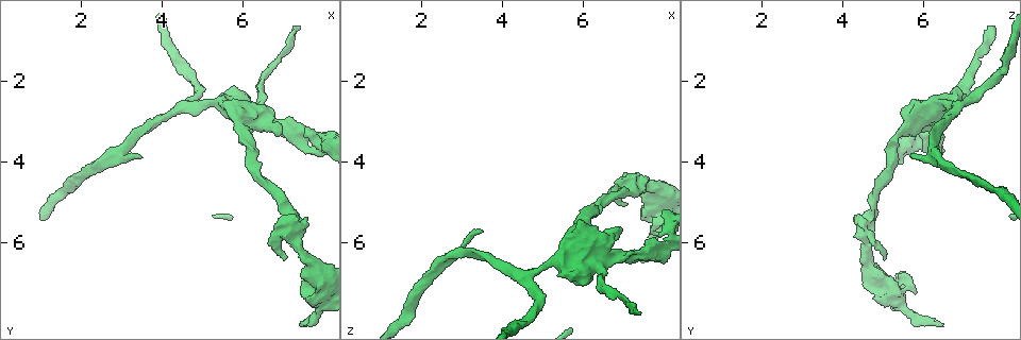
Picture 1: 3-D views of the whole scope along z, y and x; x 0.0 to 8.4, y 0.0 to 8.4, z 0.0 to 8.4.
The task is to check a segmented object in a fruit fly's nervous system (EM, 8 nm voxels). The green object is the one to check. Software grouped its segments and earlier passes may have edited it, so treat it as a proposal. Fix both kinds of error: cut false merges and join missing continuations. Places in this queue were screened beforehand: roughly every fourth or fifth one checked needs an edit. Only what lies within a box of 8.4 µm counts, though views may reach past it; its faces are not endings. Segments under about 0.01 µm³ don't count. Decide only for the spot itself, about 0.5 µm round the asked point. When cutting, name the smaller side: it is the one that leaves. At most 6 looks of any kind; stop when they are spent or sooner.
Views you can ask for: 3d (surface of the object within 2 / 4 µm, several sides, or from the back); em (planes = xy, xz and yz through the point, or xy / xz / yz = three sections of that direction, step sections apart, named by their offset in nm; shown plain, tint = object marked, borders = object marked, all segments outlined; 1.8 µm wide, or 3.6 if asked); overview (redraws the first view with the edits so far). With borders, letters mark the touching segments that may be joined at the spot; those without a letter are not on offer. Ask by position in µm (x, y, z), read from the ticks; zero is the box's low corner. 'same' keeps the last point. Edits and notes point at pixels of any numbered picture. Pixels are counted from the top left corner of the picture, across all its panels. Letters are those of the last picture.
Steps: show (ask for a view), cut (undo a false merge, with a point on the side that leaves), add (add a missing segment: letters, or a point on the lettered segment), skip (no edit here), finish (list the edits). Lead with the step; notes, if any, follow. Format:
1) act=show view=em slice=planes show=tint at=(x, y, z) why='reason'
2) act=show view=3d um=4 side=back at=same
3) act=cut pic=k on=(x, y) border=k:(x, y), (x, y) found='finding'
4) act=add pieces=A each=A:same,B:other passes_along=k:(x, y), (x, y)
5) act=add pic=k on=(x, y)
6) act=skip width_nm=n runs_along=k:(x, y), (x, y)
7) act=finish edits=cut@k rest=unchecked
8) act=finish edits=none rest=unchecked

act=show view=3d um=2 at=(7.15, 5.85, 4.60) why='thick turns thin'

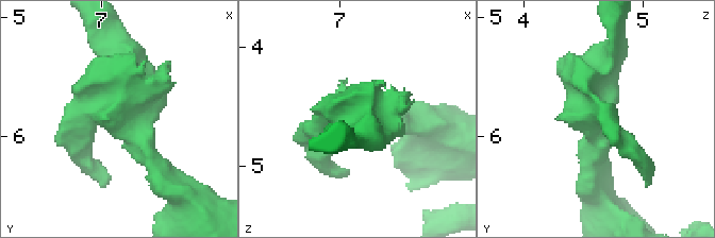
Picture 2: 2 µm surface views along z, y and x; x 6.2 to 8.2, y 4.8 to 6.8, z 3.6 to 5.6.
act=show view=em slice=planes show=plain at=(7.18, 5.82, 4.58)

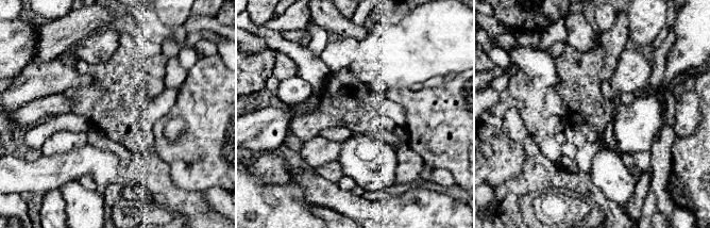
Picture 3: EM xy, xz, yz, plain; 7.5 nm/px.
act=show view=em slice=planes show=borders at=same

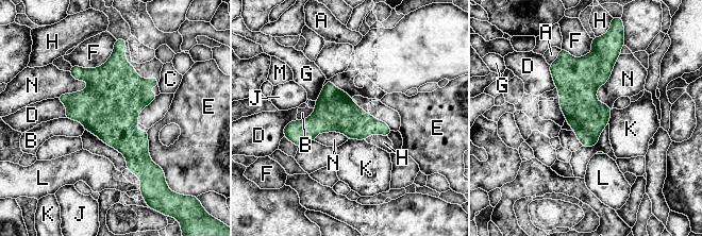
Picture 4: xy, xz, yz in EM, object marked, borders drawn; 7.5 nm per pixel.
act=skip each=A:other,B:other,C:other,D:other,E:other,F:other,G:other,H:other,J:other,K:other,L:other,M:other,N:other border=4:(620, 53), (597, 90), (611, 108) found='one neuron here'

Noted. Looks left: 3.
act=show view=3d um=2 at=(7.90, 3.55, 6.05) why='sharp bend'

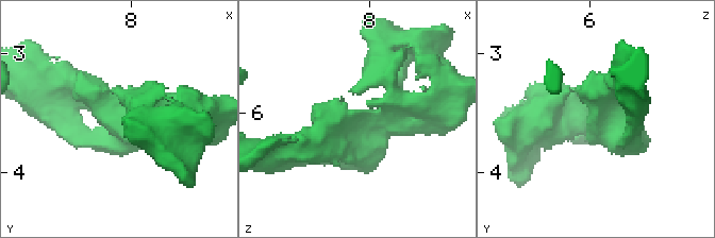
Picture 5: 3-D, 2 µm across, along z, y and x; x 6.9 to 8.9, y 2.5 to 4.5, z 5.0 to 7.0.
act=show view=em slice=planes show=tint at=(7.90, 3.60, 6.08)

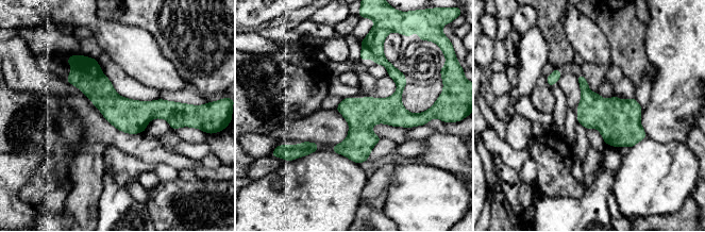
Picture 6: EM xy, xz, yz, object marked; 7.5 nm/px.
act=show view=em slice=planes show=borders at=same

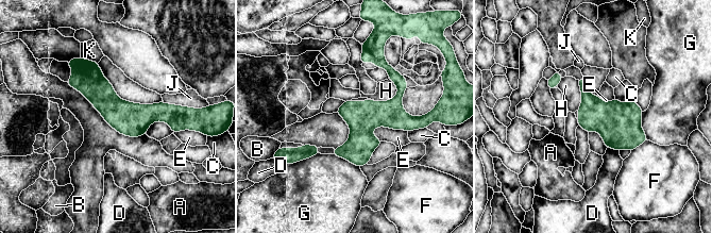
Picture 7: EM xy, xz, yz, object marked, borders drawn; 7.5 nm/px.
act=skip each=A:other,B:other,C:other,D:other,E:other,F:other,G:other,H:other,J:other,K:other border=7:(397, 86), (391, 99), (371, 100) found='continuous, no second neuron'

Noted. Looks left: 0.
act=finish edits=none rest=unchecked

